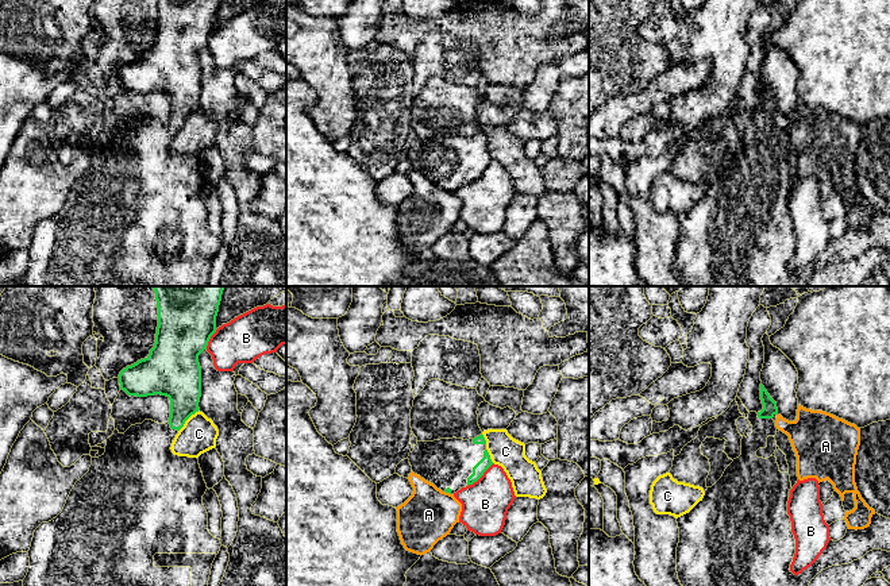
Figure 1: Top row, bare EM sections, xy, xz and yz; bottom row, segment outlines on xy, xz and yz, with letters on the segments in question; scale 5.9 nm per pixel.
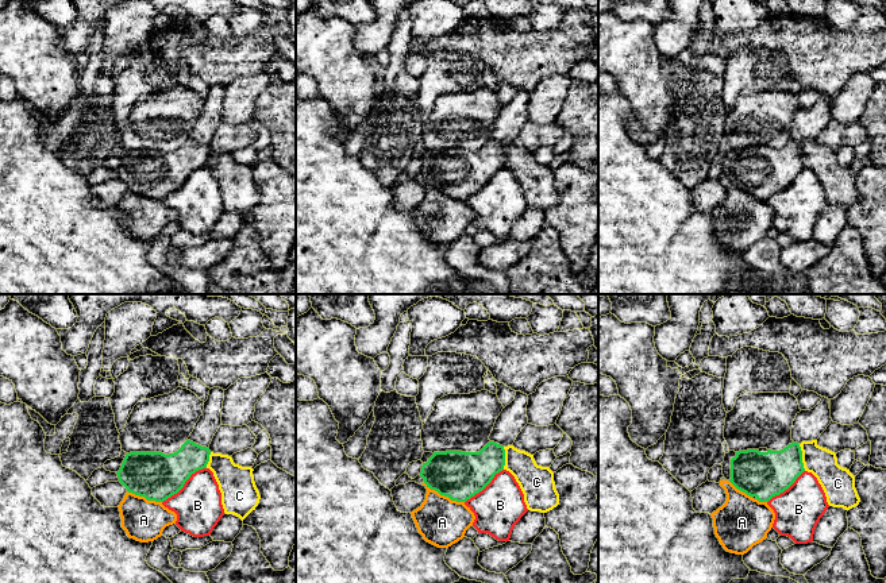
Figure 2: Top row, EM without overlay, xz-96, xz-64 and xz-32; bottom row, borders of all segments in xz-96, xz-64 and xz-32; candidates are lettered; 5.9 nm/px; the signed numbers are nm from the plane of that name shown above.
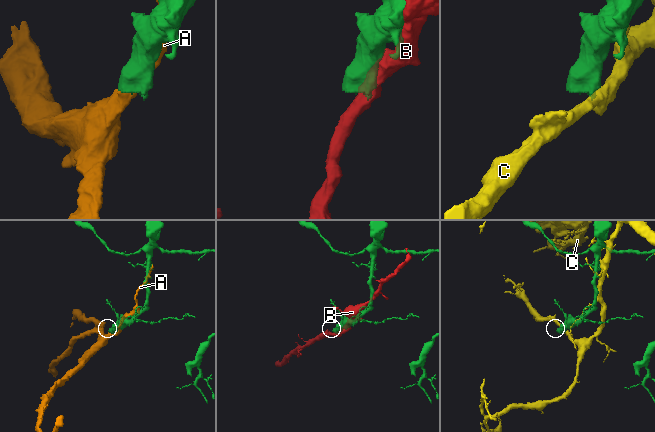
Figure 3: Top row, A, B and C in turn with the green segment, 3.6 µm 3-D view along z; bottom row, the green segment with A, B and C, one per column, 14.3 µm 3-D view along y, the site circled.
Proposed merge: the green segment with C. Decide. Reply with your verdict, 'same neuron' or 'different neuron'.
different neuron

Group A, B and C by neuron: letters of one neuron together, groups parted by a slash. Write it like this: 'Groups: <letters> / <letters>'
Groups: A / B / C

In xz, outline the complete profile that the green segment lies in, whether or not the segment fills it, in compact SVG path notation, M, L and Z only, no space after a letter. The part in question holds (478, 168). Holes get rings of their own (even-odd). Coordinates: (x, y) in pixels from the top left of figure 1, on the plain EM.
M483 132L469 138L452 135L434 139L417 139L415 147L409 150L408 157L415 171L450 192L477 180L493 162L486 147Z

